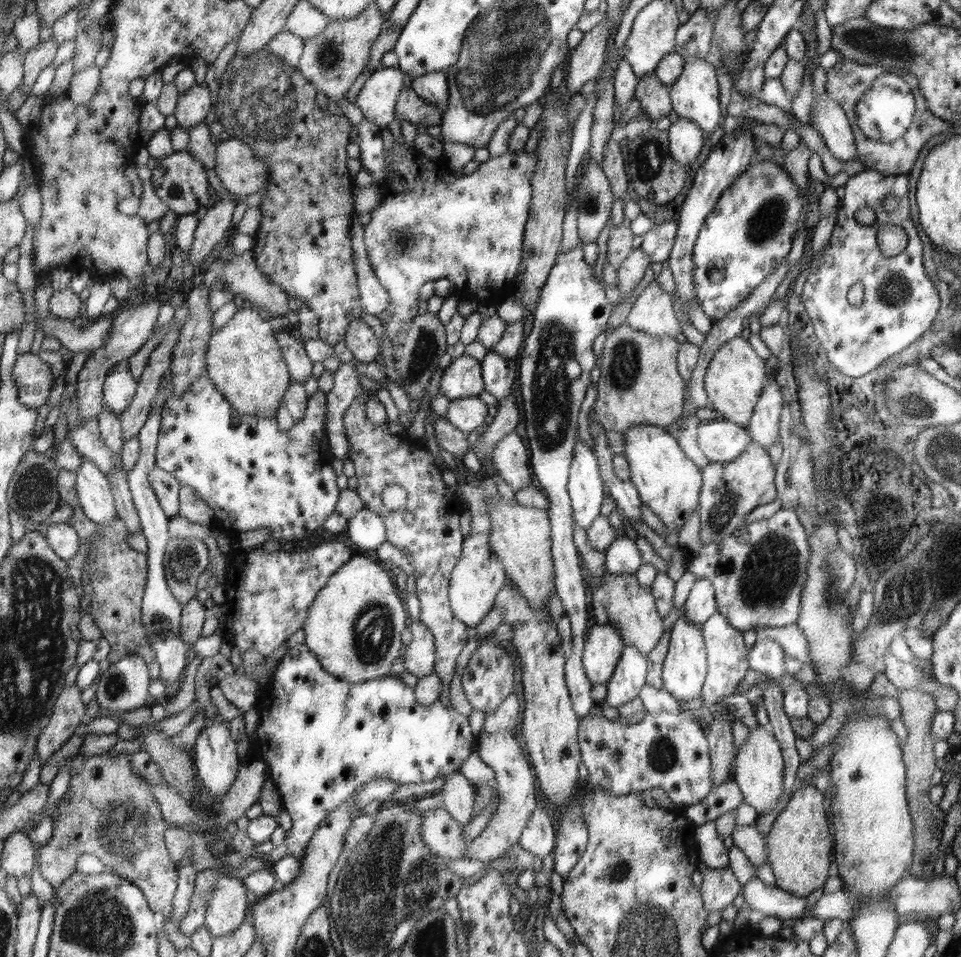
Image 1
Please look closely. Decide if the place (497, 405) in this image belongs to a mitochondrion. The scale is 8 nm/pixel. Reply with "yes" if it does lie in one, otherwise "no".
no

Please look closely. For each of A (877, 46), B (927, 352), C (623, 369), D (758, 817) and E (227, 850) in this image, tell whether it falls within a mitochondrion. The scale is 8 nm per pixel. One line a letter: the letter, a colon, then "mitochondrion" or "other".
A: mitochondrion
B: other
C: mitochondrion
D: other
E: other

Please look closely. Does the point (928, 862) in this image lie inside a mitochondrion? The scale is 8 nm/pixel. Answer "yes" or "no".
no

